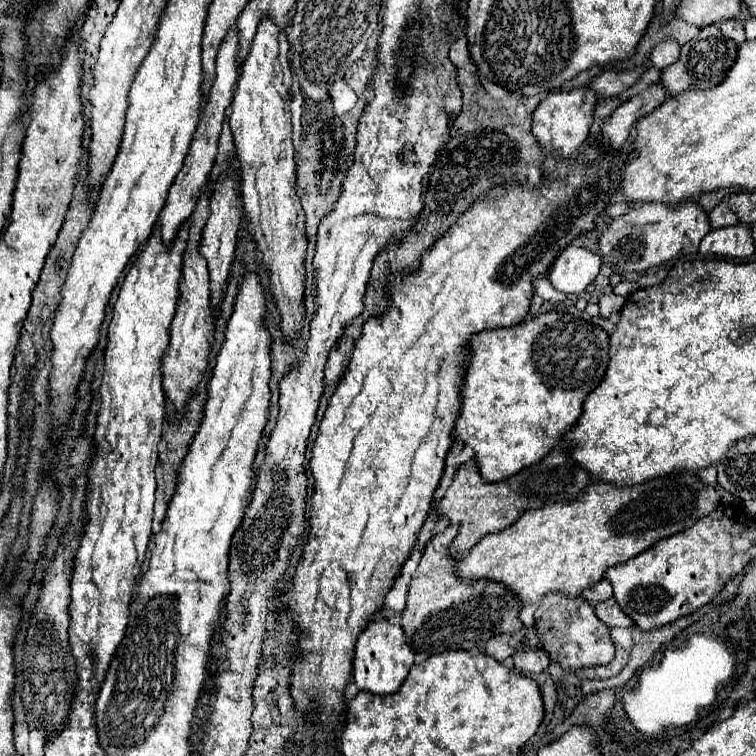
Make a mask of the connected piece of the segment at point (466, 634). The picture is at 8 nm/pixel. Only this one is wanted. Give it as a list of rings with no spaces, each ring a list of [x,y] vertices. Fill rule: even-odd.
[[[450,525],[432,541],[428,541],[424,555],[420,559],[420,565],[416,573],[412,575],[410,581],[410,591],[408,591],[408,601],[406,609],[402,611],[402,629],[406,633],[408,645],[416,653],[426,653],[426,655],[436,655],[444,651],[470,651],[470,649],[482,649],[484,643],[500,633],[518,633],[524,625],[520,621],[520,599],[516,597],[514,591],[510,591],[504,583],[496,583],[492,579],[464,579],[458,575],[458,565],[460,561],[450,555],[450,543],[454,541],[458,533],[458,525]]]

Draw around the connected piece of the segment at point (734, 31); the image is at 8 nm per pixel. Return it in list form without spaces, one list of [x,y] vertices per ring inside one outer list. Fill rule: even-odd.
[[[732,19],[732,21],[720,23],[720,31],[722,31],[728,39],[736,41],[738,45],[742,45],[742,43],[746,41],[746,39],[744,39],[744,27],[742,27],[742,21],[740,21],[740,19]]]

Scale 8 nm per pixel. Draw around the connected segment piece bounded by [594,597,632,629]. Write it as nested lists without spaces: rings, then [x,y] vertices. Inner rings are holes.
[[[614,597],[596,603],[594,609],[596,609],[598,619],[600,619],[602,623],[606,623],[610,629],[612,629],[612,627],[632,627],[630,617],[624,615],[624,611],[618,607],[618,603],[616,603]]]

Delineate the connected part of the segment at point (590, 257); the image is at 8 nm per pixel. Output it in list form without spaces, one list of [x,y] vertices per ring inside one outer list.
[[[566,247],[554,259],[546,277],[554,285],[554,289],[566,295],[582,293],[600,273],[602,257],[582,247]]]

